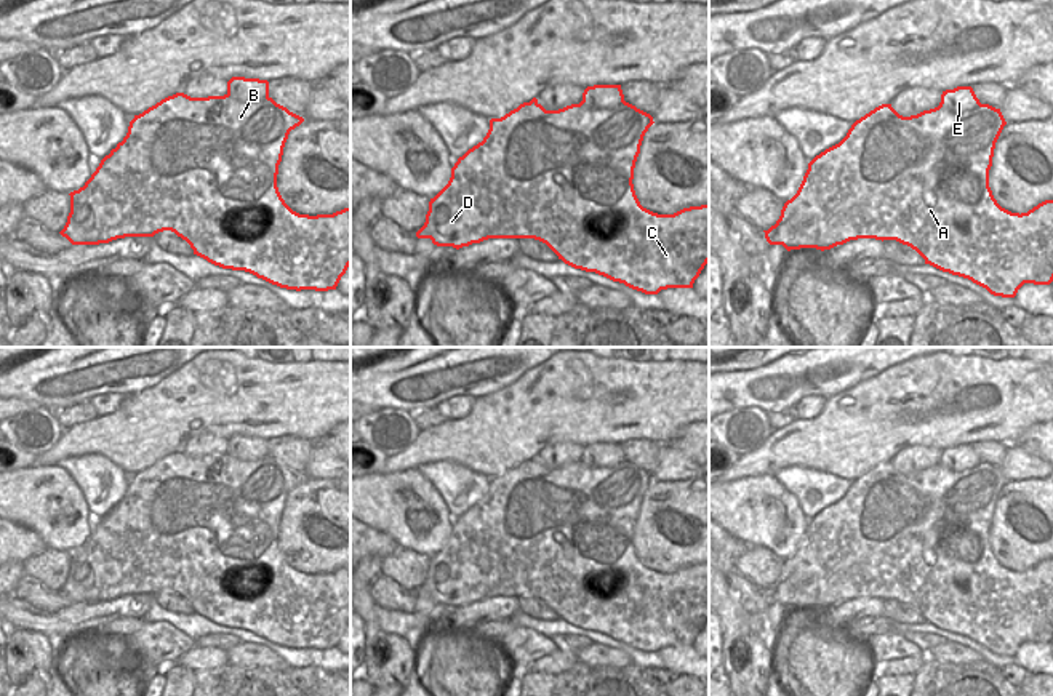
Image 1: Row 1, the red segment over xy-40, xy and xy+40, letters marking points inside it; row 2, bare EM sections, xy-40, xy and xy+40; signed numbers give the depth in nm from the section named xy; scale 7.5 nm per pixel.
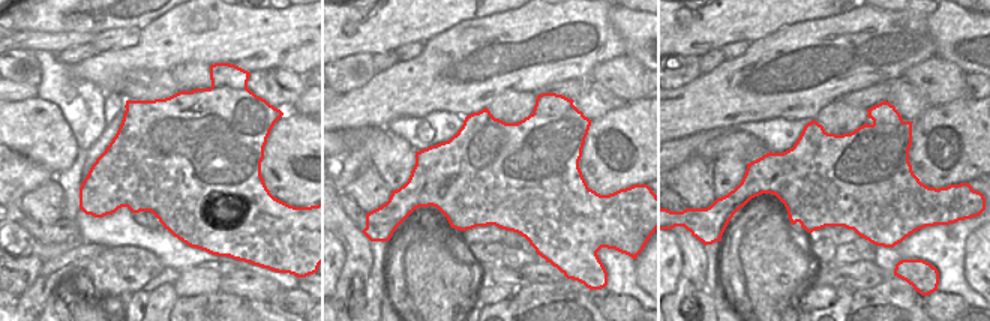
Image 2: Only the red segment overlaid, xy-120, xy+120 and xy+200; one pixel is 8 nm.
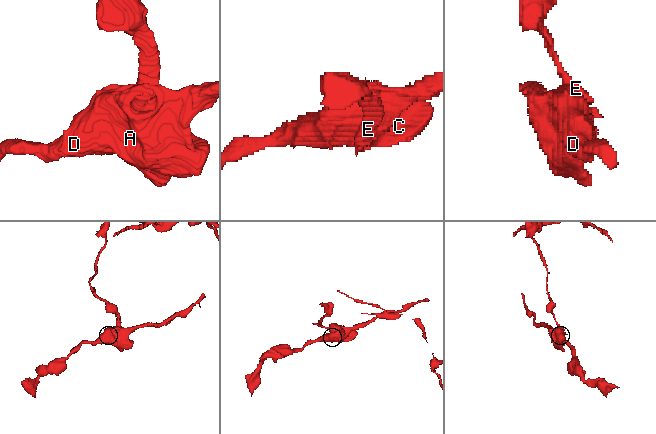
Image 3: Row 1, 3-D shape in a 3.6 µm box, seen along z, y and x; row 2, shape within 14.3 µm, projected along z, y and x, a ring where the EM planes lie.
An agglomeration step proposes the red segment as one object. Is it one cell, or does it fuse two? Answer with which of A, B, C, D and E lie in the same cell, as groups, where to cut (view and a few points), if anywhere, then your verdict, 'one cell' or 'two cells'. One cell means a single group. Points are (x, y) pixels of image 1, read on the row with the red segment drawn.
A B C D / E | xy (581, 101), (591, 108), (616, 108), (624, 103) | two cells

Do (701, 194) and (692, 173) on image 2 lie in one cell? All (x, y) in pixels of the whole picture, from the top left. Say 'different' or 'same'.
same

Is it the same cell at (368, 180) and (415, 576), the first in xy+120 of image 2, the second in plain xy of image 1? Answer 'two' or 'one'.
one

